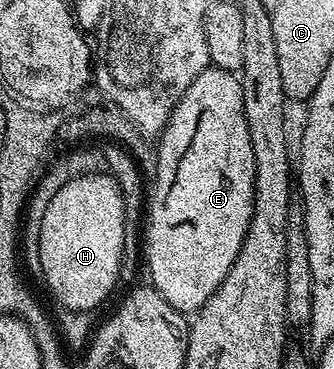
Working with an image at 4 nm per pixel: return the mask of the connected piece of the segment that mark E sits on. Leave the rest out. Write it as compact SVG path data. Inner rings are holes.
M210 66L210 67L209 67L209 68L208 68L208 69L206 69L206 70L205 70L205 72L203 72L203 73L202 73L202 74L198 74L198 78L194 78L194 82L190 82L190 86L189 86L189 87L188 87L188 89L187 89L187 90L186 90L186 94L182 94L182 98L181 98L181 99L180 99L180 101L179 101L179 102L178 102L178 106L177 106L177 107L176 107L176 108L175 108L175 109L174 109L174 111L172 111L172 113L171 113L171 114L170 114L170 118L169 118L169 119L168 119L168 124L167 124L167 125L166 125L166 127L165 127L165 128L164 128L164 130L163 130L163 132L161 132L161 133L159 133L159 136L158 136L158 141L159 141L159 140L160 140L160 149L158 149L158 150L157 150L157 152L156 152L156 189L154 189L154 190L153 190L153 192L152 192L152 189L151 189L151 192L150 192L150 199L149 199L149 200L148 200L148 201L147 201L147 204L146 204L146 227L145 227L145 228L144 228L144 229L143 229L143 232L142 232L142 256L143 256L143 259L144 259L144 260L145 260L145 261L146 261L146 268L147 268L147 264L148 264L148 272L149 272L149 274L150 274L150 275L152 275L152 280L150 280L150 284L151 284L151 287L153 287L153 288L155 288L155 289L156 289L156 291L157 291L157 292L160 292L160 293L161 293L161 294L162 294L162 298L166 298L166 302L170 302L170 306L174 306L174 307L175 307L175 308L176 308L176 309L178 309L178 310L179 310L179 312L182 312L182 313L185 313L185 314L195 314L195 313L197 313L197 312L199 312L199 311L200 311L200 308L201 308L201 307L202 307L202 306L203 306L203 304L205 304L205 302L207 302L207 300L209 300L209 298L210 298L210 297L211 297L211 296L213 296L213 295L214 295L214 294L215 294L215 293L216 293L216 291L217 291L217 290L218 290L218 286L222 286L222 282L223 282L223 281L224 281L224 279L225 279L225 278L226 278L226 274L230 274L230 266L234 266L234 258L238 258L238 254L239 254L239 253L240 253L240 251L241 251L241 250L242 250L242 242L243 242L243 241L244 241L244 239L245 239L245 238L246 238L246 230L247 230L247 229L248 229L248 227L249 227L249 226L250 226L250 218L251 218L251 217L252 217L252 207L253 207L253 206L254 206L254 146L250 146L250 130L249 130L249 129L248 129L248 127L247 127L247 126L246 126L246 114L245 114L245 113L244 113L244 107L243 107L243 106L242 106L242 90L241 90L241 89L240 89L240 82L239 82L239 79L237 79L237 77L236 77L236 76L235 76L235 75L233 75L233 73L230 73L230 72L227 72L227 71L226 71L226 70L222 70L222 69L221 69L221 68L214 68L214 67L211 67L211 66Z

